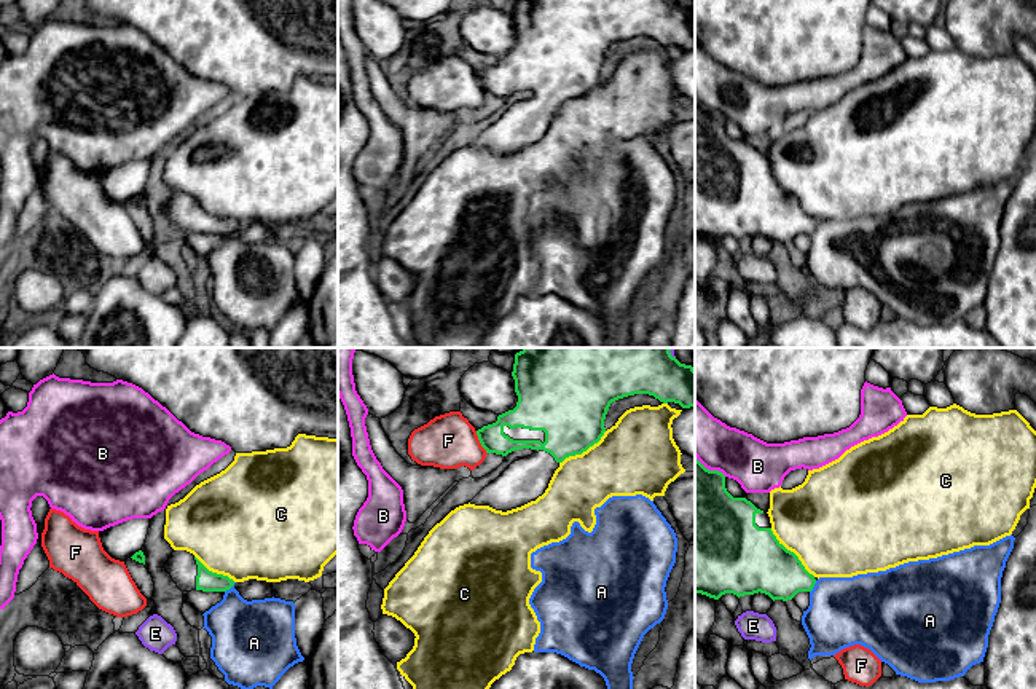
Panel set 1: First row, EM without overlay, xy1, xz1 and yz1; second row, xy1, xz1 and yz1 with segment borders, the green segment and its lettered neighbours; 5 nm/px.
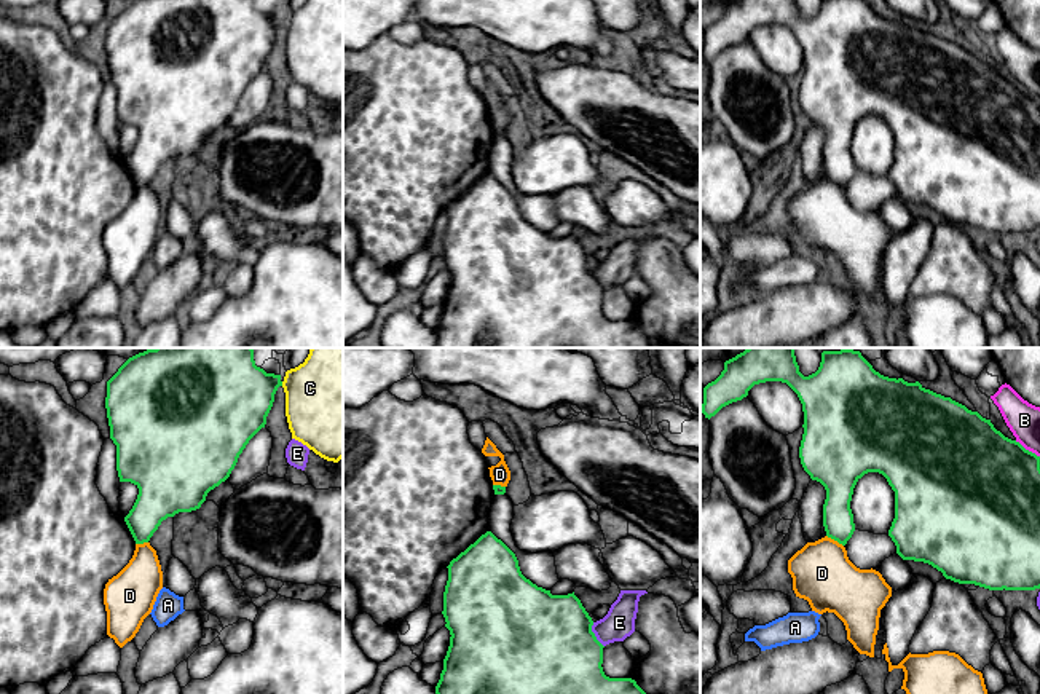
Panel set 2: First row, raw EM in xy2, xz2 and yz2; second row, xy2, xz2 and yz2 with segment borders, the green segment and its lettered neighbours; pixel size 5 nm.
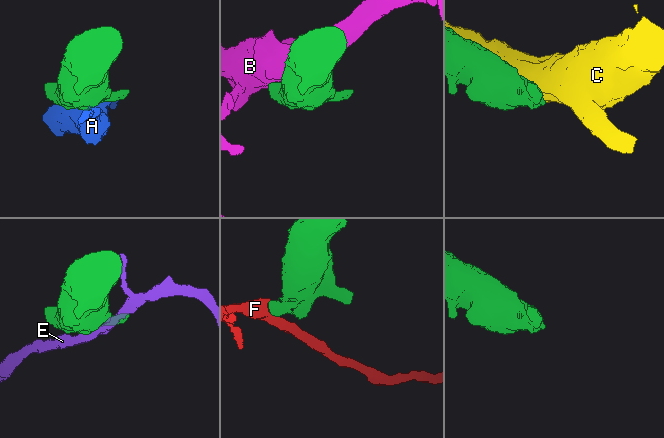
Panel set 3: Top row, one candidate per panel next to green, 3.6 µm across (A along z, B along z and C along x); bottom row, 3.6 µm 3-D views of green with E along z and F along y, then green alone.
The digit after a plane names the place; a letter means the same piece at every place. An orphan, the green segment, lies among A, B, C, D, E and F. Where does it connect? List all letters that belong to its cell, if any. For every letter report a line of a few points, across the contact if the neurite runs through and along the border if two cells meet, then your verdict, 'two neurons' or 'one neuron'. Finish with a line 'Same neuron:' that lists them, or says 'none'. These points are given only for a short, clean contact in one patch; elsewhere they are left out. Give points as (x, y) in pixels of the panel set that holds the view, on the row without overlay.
A: line yz1 (816, 224), (810, 235); two neurons
B: two neurons
C: two neurons
D: line yz2 (827, 177), (843, 189); two neurons
E: two neurons
F: line xz1 (475, 74), (486, 96); two neurons
Same neuron: none

